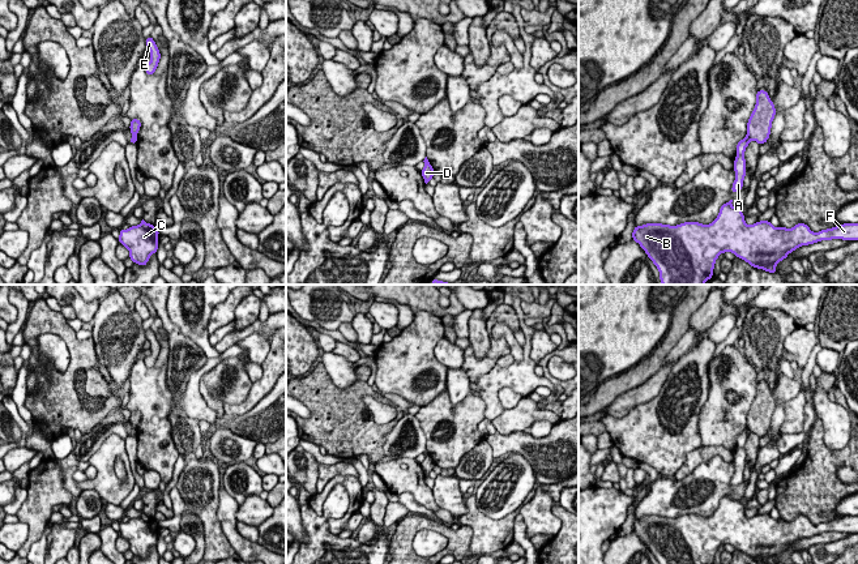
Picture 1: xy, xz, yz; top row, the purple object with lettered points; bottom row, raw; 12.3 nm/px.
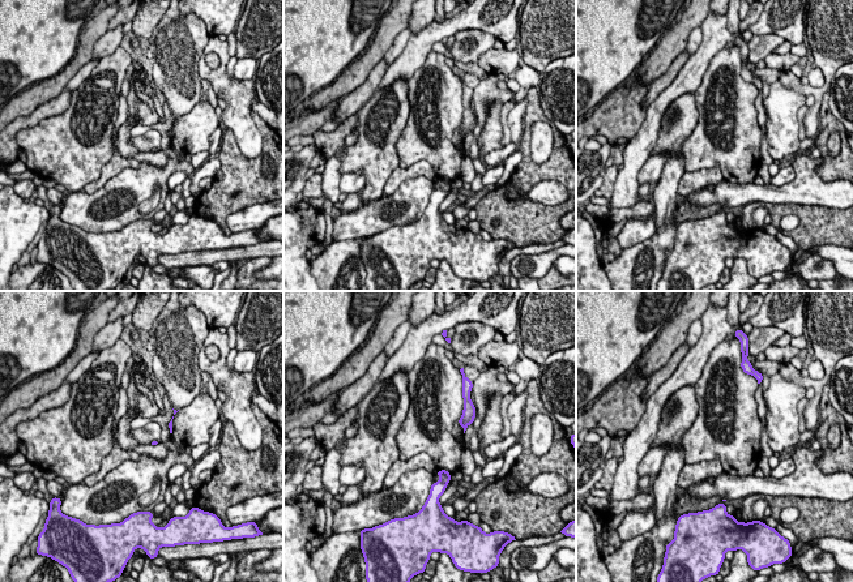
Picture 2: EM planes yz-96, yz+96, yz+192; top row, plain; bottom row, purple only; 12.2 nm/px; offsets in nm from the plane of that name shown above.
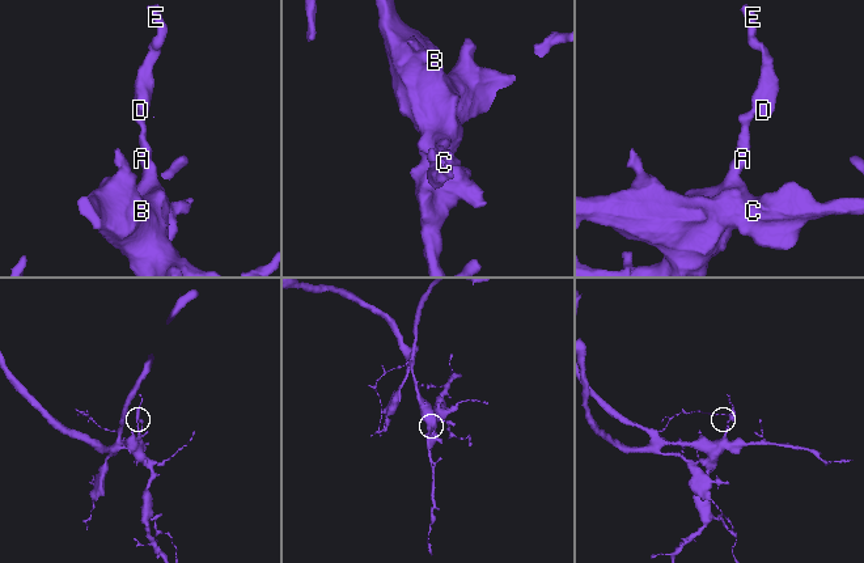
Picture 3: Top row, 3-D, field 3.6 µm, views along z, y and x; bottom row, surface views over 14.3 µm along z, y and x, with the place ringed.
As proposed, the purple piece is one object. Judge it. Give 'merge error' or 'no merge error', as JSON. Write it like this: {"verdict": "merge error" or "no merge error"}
{"verdict": "merge error"}

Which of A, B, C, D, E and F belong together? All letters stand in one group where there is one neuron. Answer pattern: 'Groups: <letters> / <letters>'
Groups: A B C F / D E

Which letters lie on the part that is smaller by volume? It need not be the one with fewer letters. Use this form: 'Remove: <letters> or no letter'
Remove: D, E

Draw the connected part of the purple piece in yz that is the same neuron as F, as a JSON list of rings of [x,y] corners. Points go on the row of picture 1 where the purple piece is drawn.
[[[733,200],[720,208],[717,218],[709,223],[684,222],[676,226],[645,223],[635,226],[632,240],[640,244],[659,272],[662,285],[704,285],[713,277],[716,260],[721,253],[733,252],[756,269],[776,273],[776,264],[785,260],[798,247],[821,240],[842,239],[858,240],[858,223],[840,226],[812,232],[806,223],[797,223],[793,228],[774,227],[769,221],[759,221],[751,226],[744,222],[744,214],[731,205]]]

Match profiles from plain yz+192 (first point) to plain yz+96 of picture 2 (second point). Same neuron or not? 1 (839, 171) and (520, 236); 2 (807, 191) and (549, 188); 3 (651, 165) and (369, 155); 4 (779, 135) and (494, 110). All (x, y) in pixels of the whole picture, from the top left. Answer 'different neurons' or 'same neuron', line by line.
1: same neuron
2: same neuron
3: different neurons
4: same neuron

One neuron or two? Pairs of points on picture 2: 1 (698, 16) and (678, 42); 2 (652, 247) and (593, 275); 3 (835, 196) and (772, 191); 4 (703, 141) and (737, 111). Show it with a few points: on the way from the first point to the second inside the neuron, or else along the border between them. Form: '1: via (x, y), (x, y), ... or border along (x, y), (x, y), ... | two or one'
1: via (691, 21), (678, 35) | one
2: border along (602, 265), (608, 277) | two
3: via (819, 193), (788, 193) | one
4: via (704, 131), (711, 128), (726, 112) | one

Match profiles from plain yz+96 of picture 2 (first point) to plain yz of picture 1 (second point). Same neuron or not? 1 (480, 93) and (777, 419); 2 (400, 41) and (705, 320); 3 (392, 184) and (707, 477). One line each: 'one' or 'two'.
1: one
2: two
3: two

